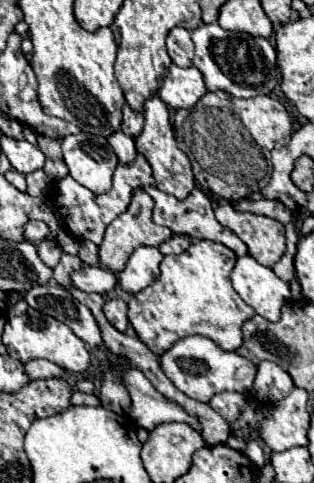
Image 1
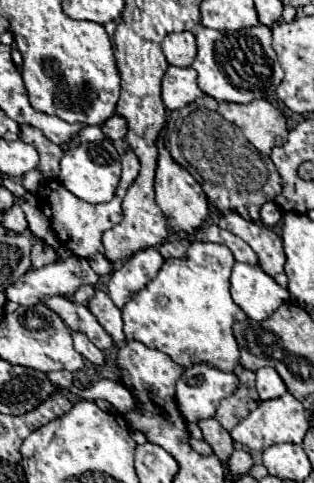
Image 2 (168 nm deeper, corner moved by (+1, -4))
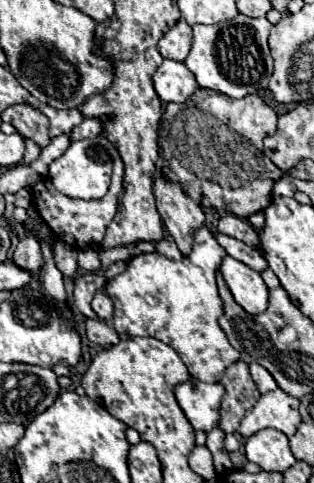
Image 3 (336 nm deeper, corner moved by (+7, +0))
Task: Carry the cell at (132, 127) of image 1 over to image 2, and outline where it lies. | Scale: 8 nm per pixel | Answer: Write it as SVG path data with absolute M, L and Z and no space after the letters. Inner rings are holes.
M114 113L114 115L110 117L110 121L106 121L106 125L102 125L102 131L104 131L112 141L124 139L124 137L126 137L126 131L128 131L128 123L126 123L126 119L124 119L122 115Z

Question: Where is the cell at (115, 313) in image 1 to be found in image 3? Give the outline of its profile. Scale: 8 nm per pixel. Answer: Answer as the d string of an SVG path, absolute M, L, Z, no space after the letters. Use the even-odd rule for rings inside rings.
M84 273L84 275L78 275L74 279L74 301L76 301L76 307L90 319L100 319L96 317L96 313L92 311L90 307L90 301L94 297L94 293L104 285L104 277L102 275L96 275L96 273Z

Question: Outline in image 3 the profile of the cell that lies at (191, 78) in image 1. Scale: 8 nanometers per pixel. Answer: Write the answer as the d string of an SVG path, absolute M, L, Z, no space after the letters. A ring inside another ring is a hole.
M164 59L164 63L154 73L154 89L166 103L184 103L198 89L198 83L194 73L184 63Z

